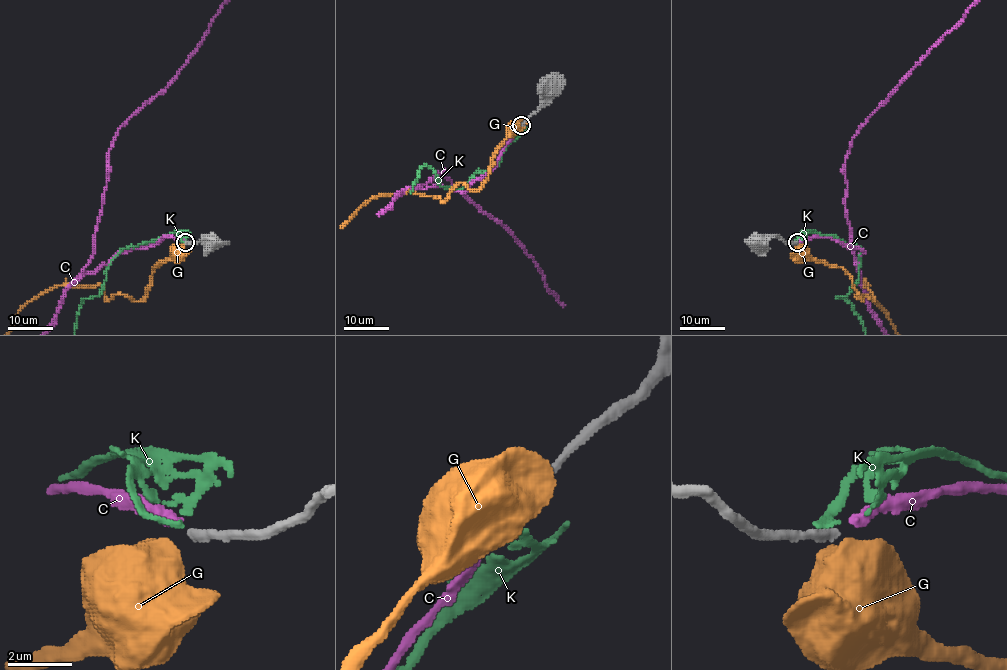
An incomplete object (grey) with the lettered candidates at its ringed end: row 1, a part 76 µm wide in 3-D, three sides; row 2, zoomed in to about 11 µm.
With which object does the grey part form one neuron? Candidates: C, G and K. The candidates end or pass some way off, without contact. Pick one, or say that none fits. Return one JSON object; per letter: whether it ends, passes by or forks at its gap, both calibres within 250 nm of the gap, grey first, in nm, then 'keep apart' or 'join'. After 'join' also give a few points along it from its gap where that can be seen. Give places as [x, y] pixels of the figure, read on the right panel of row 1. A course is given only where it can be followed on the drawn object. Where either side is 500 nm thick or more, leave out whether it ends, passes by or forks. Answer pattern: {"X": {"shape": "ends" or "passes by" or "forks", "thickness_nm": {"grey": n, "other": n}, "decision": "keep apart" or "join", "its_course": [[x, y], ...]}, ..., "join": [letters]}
{"C": {"shape": "ends", "thickness_nm": {"grey": 300, "other": 320}, "decision": "join"}, "G": {"thickness_nm": {"grey": 300, "other": 750}, "decision": "keep apart"}, "K": {"shape": "ends", "thickness_nm": {"grey": 300, "other": 200}, "decision": "keep apart"}, "join": ["C"]}

